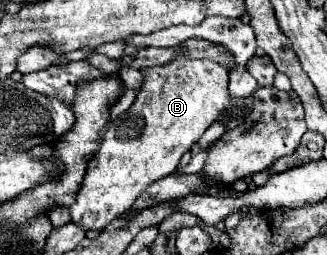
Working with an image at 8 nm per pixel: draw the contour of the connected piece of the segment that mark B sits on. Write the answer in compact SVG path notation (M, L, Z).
M181 58L167 66L147 68L143 88L137 94L135 102L127 112L123 112L119 118L111 122L107 136L103 136L103 146L99 148L99 154L95 154L95 158L91 158L87 166L77 200L69 208L71 224L85 230L103 230L117 216L131 210L137 196L143 194L153 182L175 172L179 158L187 150L191 150L191 146L203 136L203 132L215 120L219 120L225 110L231 110L237 106L237 102L227 92L227 82L229 82L229 70L211 60Z

